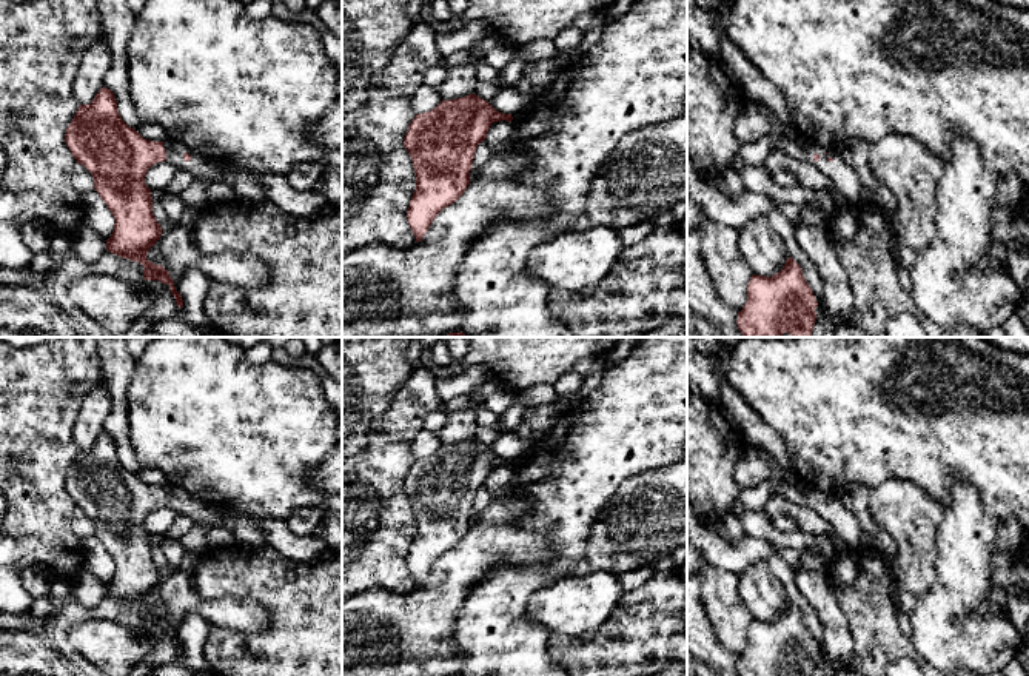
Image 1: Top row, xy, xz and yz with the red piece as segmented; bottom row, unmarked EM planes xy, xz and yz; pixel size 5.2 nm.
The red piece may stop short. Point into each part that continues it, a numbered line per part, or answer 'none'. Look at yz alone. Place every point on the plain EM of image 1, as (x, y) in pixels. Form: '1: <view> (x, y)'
1: yz (844, 524)

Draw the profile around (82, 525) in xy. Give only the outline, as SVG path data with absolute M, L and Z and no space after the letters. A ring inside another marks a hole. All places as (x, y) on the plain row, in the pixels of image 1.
M75 510L72 517L72 531L79 539L94 534L94 524L83 510Z

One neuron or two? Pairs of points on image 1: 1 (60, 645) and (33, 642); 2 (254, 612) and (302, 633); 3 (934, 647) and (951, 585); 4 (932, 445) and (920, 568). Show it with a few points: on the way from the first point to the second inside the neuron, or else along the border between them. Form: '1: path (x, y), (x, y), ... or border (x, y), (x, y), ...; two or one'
1: border (37, 630), (68, 659); two
2: border (239, 596), (256, 599), (267, 610), (265, 630); two
3: path (946, 632), (946, 615), (951, 601); one
4: border (895, 478), (914, 482), (941, 505); two

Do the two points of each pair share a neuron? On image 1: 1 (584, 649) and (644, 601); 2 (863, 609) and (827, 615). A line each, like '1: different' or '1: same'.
1: same
2: different

